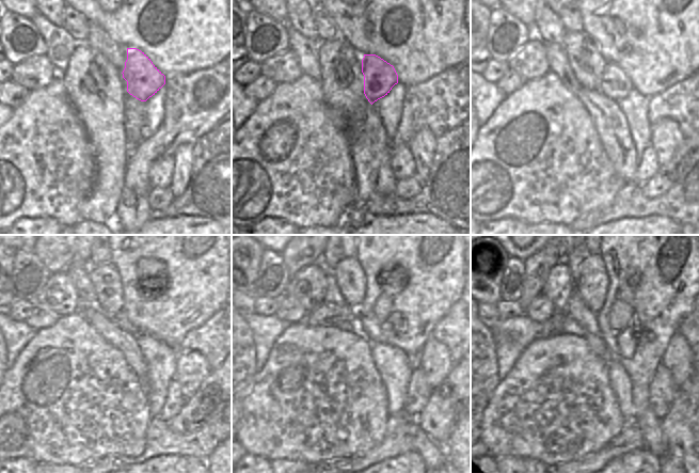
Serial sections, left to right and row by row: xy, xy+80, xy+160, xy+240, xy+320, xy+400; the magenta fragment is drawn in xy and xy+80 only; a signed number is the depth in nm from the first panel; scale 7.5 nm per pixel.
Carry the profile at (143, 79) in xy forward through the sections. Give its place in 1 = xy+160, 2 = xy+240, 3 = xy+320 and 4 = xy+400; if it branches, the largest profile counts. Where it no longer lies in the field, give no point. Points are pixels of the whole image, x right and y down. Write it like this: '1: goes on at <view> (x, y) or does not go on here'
1: goes on at xy+160 (615, 84)
2: goes on at xy+240 (120, 319)
3: goes on at xy+320 (326, 315)
4: goes on at xy+400 (553, 326)

